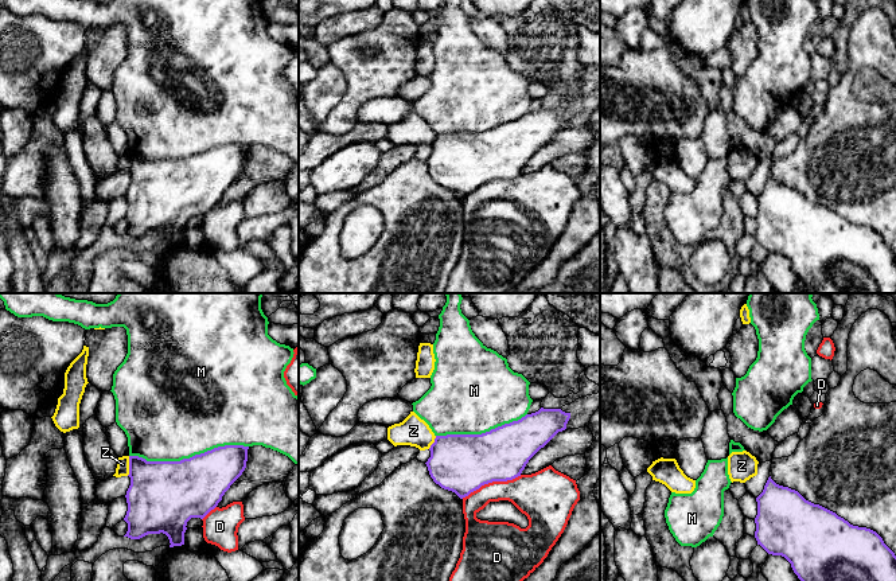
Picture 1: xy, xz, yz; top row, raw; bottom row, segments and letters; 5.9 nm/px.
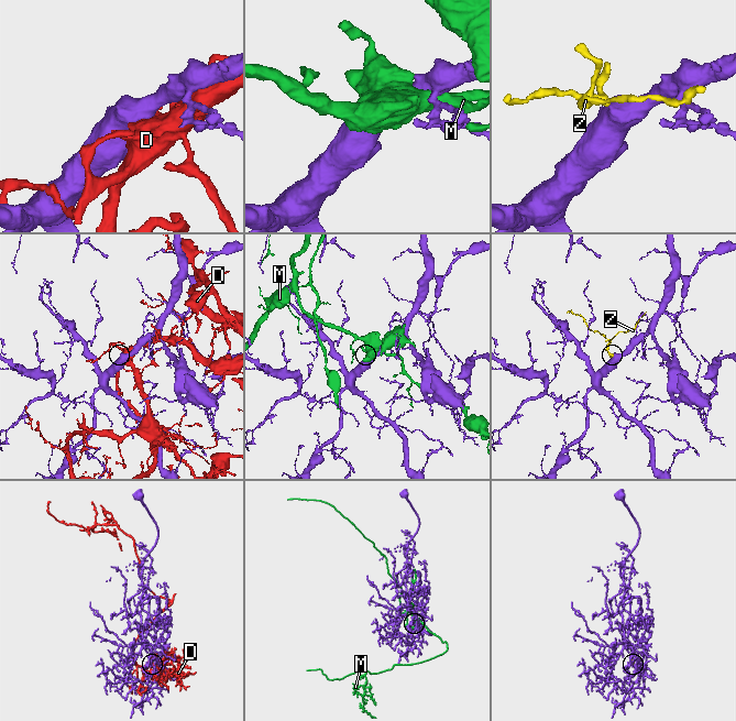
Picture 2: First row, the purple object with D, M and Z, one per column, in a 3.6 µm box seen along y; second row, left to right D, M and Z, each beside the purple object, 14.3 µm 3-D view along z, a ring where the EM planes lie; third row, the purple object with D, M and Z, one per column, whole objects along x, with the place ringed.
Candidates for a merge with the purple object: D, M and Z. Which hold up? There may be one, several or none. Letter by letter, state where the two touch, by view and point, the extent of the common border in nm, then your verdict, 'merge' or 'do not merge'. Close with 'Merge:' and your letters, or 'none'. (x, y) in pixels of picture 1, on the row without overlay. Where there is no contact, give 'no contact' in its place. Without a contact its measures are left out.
D: xz (491, 180) | 380 nm | do not merge
M: xy (190, 156) | 700 nm | do not merge
Z: xy (129, 164) | 120 nm | do not merge
Merge: none

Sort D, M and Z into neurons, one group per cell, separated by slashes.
D / M / Z

